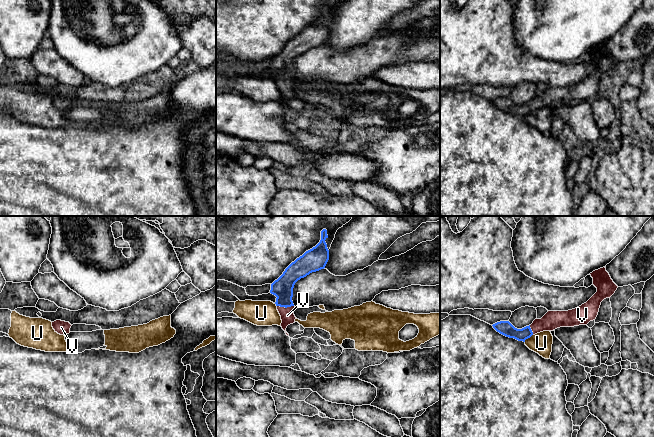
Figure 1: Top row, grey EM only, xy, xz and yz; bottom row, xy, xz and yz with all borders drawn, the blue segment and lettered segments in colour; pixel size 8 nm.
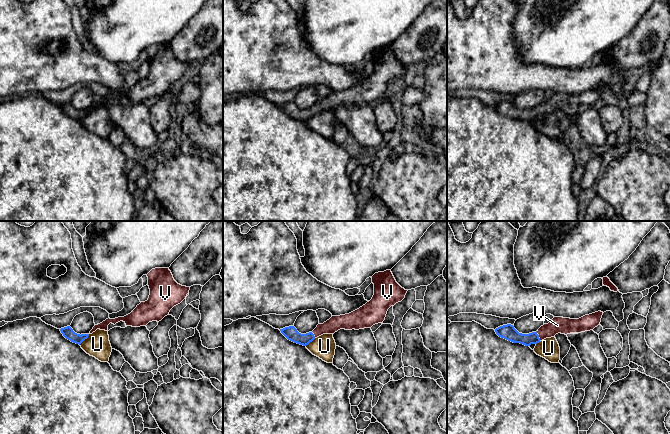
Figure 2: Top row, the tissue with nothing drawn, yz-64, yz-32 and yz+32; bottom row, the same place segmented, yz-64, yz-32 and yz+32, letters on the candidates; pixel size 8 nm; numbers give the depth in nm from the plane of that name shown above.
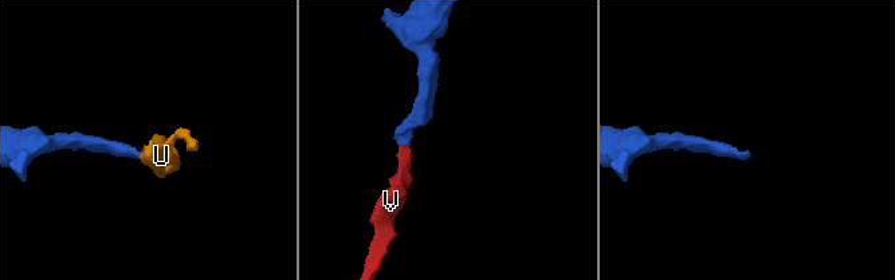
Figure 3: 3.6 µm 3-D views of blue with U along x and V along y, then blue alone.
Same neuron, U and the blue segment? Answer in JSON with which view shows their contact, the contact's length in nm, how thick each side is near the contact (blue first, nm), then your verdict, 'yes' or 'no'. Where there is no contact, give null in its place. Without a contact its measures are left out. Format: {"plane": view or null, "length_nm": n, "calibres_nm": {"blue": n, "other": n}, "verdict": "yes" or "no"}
{"plane": "yz", "length_nm": 90, "calibres_nm": {"blue": 120, "other": 170}, "verdict": "no"}

